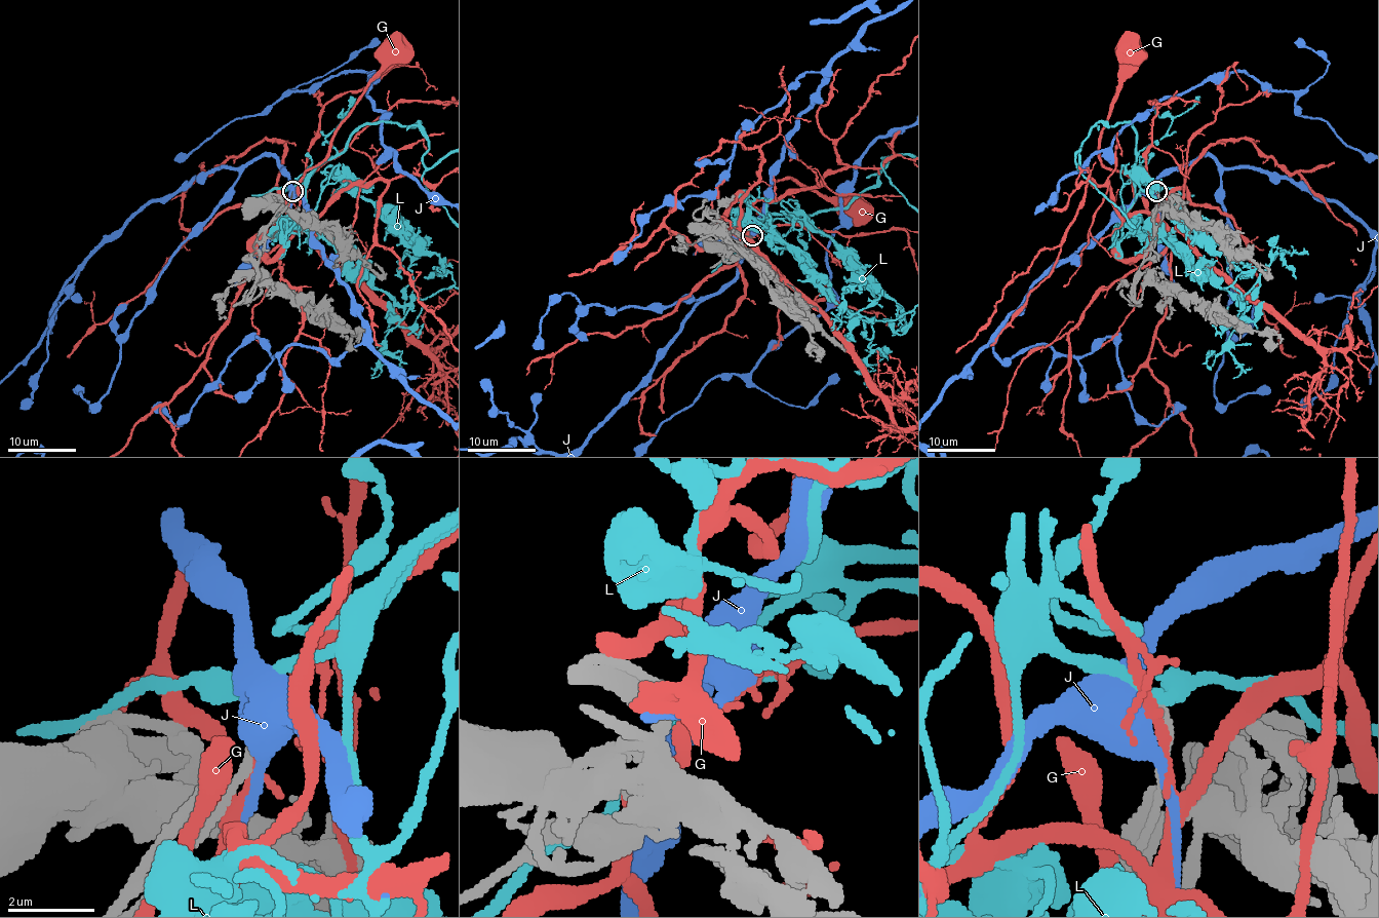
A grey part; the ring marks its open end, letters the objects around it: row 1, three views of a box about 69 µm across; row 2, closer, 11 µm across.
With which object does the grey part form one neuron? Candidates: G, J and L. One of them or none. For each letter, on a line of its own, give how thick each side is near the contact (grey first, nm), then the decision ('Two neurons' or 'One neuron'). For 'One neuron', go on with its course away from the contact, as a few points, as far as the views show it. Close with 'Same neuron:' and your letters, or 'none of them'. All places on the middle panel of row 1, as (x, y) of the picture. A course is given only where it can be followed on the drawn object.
G: Thickness 280 nm (grey) against 200 nm. Two neurons
J: Thickness 180 nm (grey) against 650 nm. Two neurons
L: Thickness 180 nm (grey) against 300 nm. One neuron
Same neuron: L

